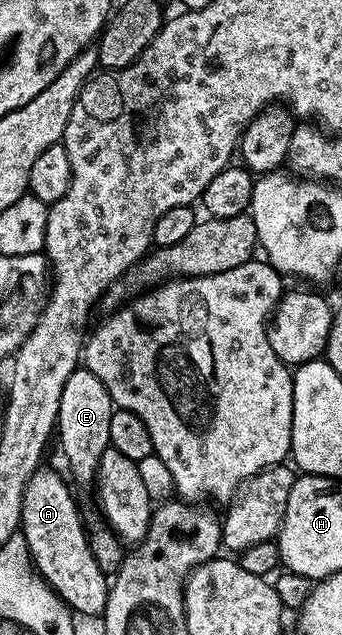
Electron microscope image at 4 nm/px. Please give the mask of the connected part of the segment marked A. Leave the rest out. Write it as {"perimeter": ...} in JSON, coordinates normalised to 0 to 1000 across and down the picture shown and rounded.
{"perimeter":[[[137,732],[117,734],[85,751],[61,795],[61,841],[102,898],[149,929],[211,964],[289,972],[307,959],[319,906],[284,890],[284,877],[272,877],[257,831],[243,831],[231,798],[196,769],[199,756],[187,754]]]}

